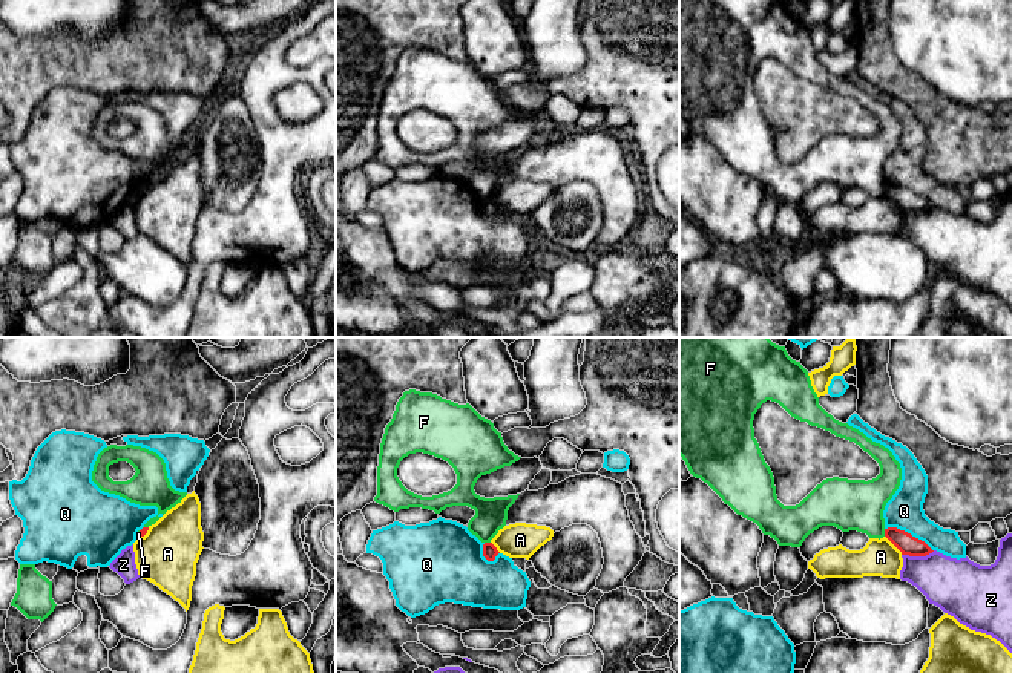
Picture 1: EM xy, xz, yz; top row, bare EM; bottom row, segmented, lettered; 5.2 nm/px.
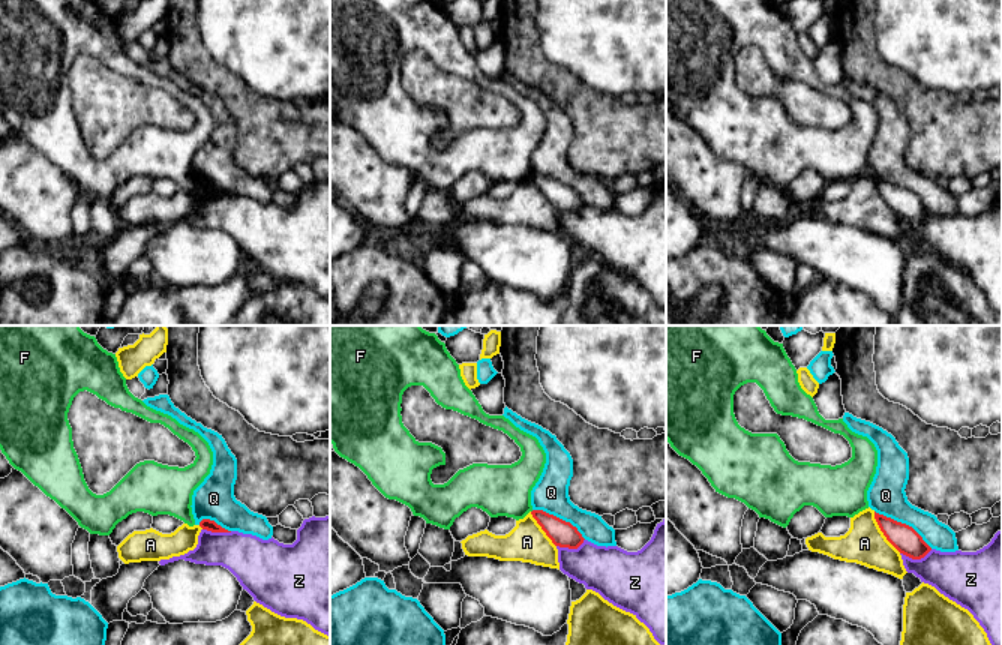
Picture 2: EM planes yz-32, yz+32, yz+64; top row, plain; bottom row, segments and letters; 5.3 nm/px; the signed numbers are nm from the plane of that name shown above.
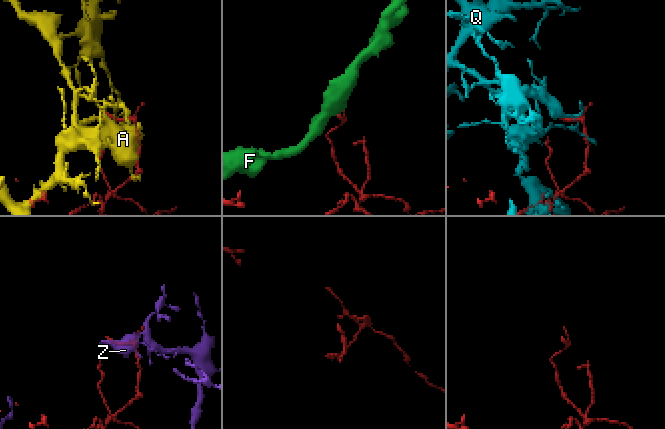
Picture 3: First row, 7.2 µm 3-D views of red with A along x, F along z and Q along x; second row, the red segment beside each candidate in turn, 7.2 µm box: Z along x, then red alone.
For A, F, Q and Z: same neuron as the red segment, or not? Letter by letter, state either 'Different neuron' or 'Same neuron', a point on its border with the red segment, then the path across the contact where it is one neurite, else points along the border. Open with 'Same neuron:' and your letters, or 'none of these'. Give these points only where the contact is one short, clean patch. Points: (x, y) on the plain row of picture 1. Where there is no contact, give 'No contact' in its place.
Same neuron: none of these
A: Different neuron. Touches red at yz (893, 200)
F: Different neuron. Touches red at yz (885, 189). Boundary: yz (883, 186), (885, 192)
Q: Different neuron. Touches red at yz (910, 190)
Z: Different neuron. Touches red at yz (917, 212)

